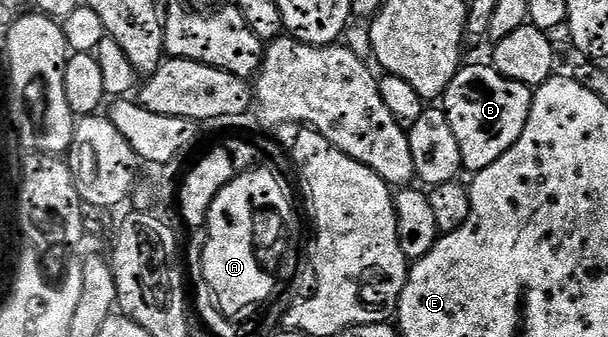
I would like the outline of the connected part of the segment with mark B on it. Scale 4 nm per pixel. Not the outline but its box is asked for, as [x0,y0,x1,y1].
[442,63,533,174]

